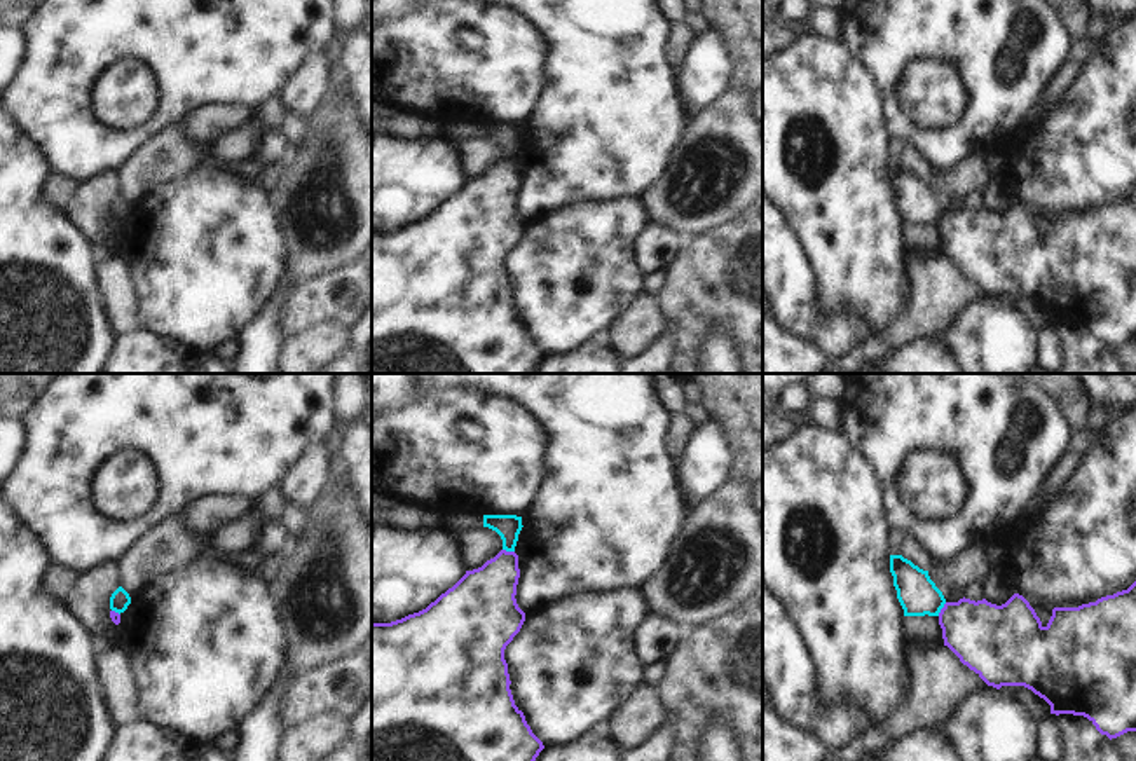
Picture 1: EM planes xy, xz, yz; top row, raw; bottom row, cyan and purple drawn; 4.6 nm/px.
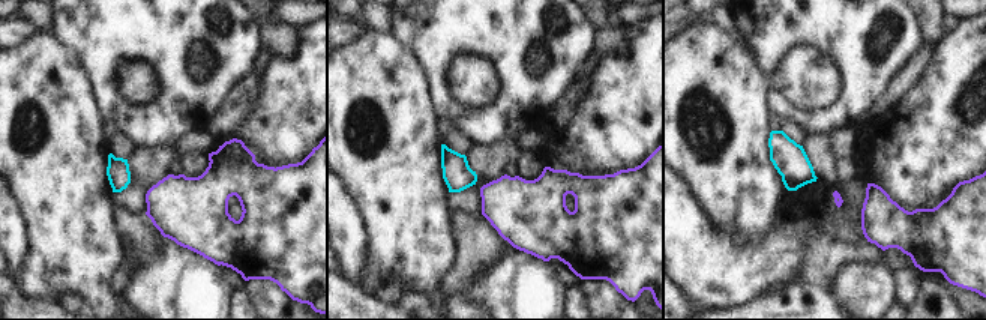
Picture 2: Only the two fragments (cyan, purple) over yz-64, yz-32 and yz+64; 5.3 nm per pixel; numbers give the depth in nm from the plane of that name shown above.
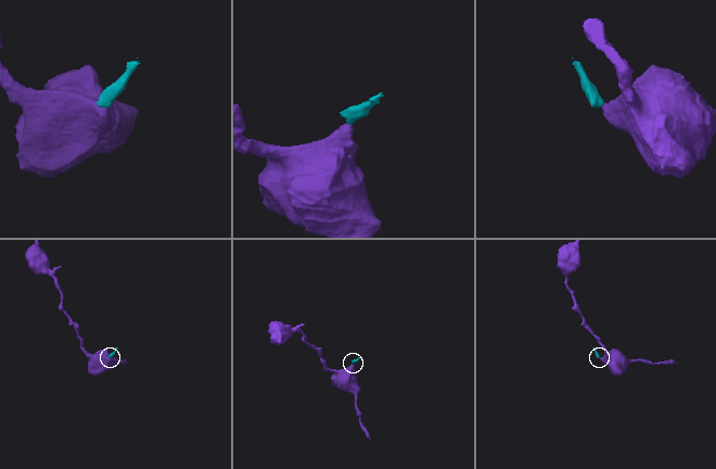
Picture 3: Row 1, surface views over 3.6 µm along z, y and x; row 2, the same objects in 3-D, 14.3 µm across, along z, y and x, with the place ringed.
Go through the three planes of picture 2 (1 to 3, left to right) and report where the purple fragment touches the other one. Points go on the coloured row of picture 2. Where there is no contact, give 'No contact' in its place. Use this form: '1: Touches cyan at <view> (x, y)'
1: No contact
2: No contact
3: No contact.

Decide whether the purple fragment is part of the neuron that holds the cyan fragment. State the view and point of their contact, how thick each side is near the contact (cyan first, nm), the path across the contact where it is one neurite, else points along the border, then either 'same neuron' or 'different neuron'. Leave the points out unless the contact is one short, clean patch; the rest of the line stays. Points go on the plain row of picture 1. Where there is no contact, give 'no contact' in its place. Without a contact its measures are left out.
contact yz (941, 217); calibres 190 and 320 nm; border yz (946, 212), (937, 224); different neuron

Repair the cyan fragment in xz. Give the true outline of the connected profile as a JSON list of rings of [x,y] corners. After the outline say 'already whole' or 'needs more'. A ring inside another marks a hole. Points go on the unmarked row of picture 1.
[[[483,124],[483,136],[496,140],[503,148],[503,159],[515,161],[522,140],[522,126],[517,124]]] | already whole

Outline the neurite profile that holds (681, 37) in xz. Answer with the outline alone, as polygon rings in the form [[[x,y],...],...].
[[[672,23],[670,35],[665,45],[665,59],[675,72],[674,82],[677,89],[677,72],[686,58],[686,52],[695,38],[695,33],[684,23]]]

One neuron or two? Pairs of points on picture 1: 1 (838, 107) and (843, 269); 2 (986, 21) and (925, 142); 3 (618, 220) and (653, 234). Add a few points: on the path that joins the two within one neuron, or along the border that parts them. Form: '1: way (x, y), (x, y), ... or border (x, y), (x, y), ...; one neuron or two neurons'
1: way (840, 147), (843, 229); one neuron
2: way (986, 58), (986, 109), (962, 133); one neuron
3: border (650, 222), (634, 245), (636, 264), (643, 273); two neurons

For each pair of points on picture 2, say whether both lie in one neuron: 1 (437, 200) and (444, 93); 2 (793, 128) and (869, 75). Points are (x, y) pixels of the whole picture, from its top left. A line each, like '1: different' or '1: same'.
1: different
2: different

